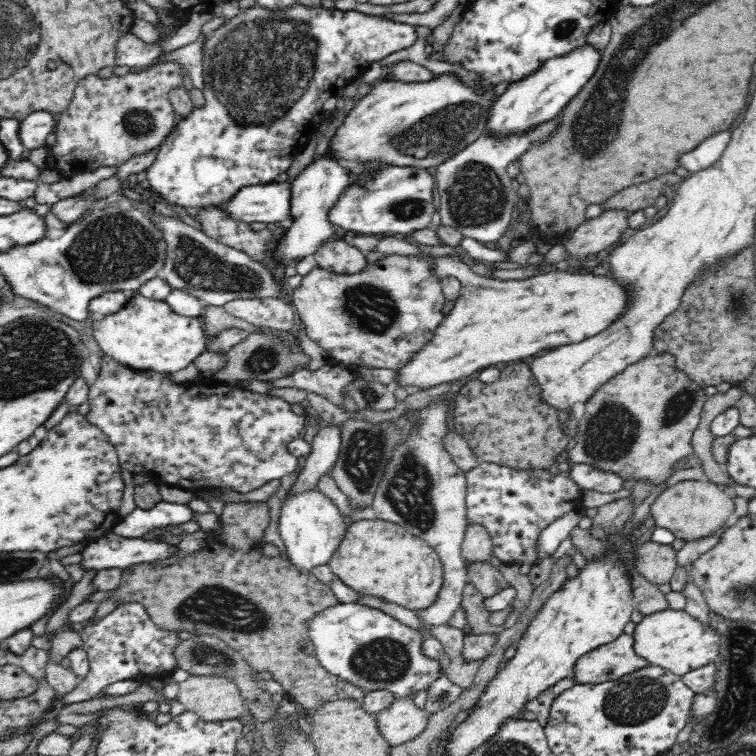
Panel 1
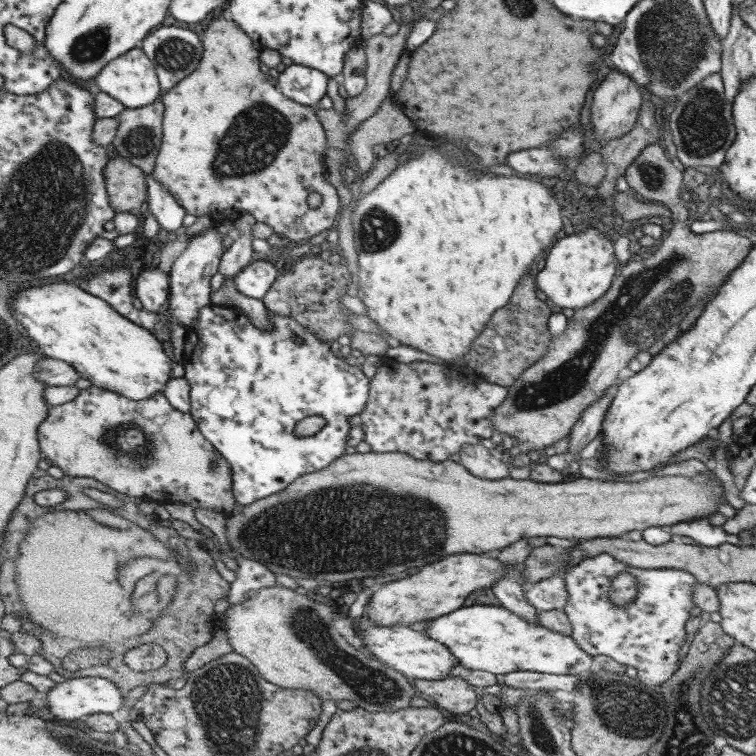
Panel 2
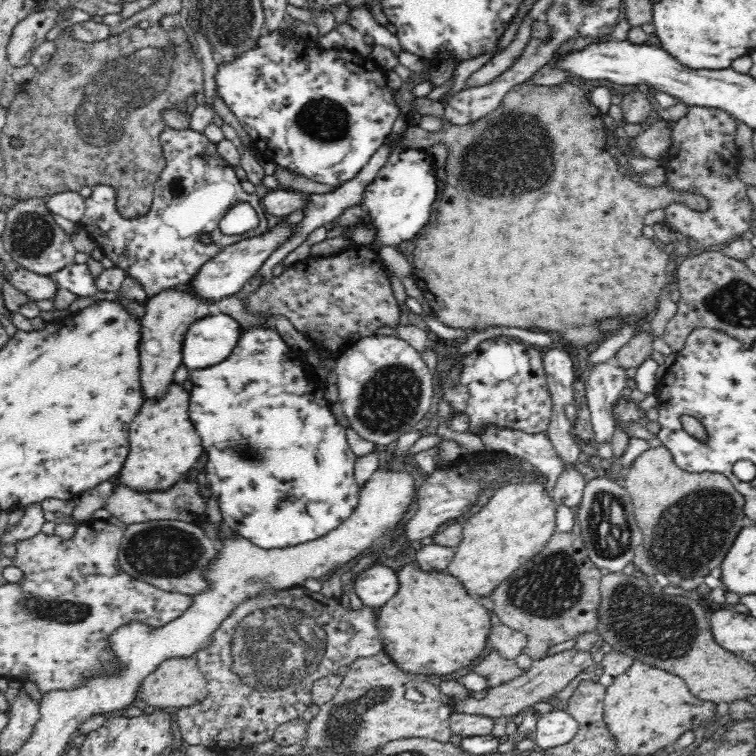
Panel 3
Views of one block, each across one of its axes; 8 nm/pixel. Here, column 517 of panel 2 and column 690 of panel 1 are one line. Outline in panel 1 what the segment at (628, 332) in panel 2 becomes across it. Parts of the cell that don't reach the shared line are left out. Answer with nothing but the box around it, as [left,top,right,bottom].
[565,353,708,485]

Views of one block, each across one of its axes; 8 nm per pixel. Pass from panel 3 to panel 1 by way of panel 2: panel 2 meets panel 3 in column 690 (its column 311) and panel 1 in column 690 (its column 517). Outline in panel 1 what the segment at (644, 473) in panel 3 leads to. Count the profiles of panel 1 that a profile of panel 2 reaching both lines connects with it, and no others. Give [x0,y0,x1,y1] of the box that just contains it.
[650,480,734,542]

